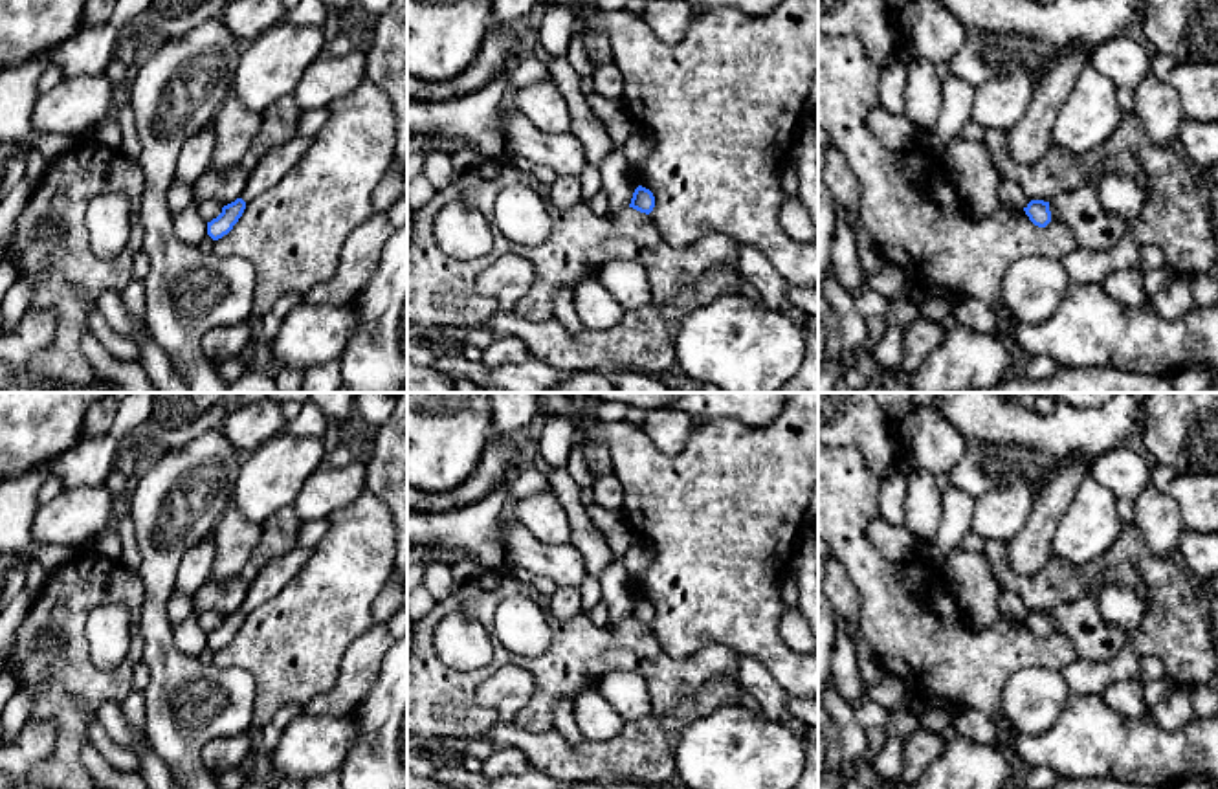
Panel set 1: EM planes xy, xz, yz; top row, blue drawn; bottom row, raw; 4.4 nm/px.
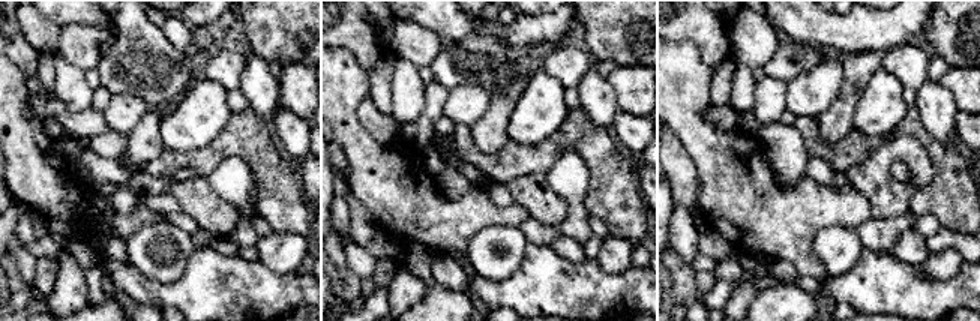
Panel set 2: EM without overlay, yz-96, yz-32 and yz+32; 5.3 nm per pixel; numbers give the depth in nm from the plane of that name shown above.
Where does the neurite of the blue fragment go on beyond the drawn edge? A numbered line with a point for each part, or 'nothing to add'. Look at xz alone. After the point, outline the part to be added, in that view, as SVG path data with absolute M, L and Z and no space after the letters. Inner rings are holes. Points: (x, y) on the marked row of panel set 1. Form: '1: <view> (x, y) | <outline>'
nothing to add

